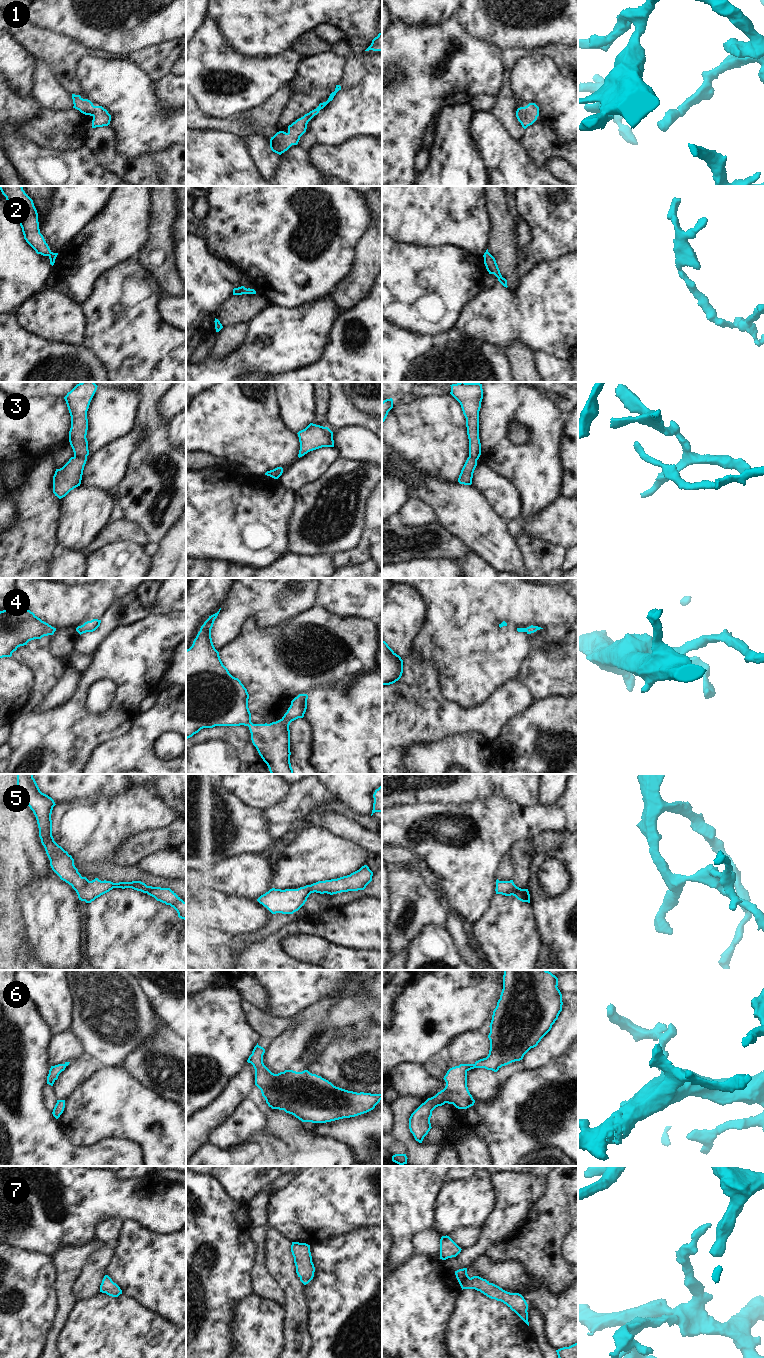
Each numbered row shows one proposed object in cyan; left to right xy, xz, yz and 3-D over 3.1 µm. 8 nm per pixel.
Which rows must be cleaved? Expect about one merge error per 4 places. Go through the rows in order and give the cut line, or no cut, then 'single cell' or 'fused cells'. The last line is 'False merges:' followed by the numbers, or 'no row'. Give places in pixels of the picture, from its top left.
1: cut none; single cell
2: cut none; single cell
3: cut xz (282, 471), (274, 471), (269, 475); fused cells
4: cut none; single cell
5: cut none; single cell
6: cut none; single cell
7: cut none; single cell
False merges: 3

